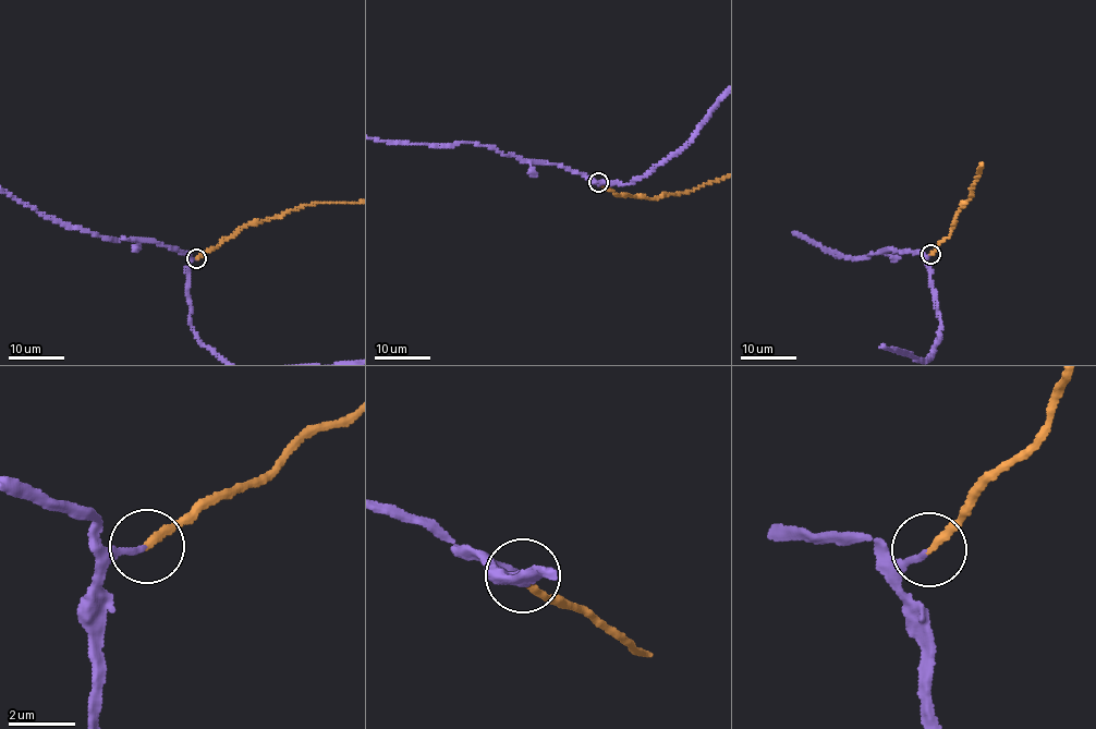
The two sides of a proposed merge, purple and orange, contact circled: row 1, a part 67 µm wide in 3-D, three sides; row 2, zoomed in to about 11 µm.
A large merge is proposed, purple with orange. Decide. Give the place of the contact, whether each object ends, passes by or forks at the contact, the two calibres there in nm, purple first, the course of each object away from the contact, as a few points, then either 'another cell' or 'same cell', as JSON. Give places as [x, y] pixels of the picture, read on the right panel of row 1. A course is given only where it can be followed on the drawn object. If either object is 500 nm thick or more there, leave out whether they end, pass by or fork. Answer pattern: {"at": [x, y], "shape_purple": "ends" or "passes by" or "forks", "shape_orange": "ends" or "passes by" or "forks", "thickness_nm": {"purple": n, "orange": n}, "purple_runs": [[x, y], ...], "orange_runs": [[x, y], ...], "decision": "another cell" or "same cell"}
{"at": [930, 254], "shape_purple": "ends", "shape_orange": "ends", "thickness_nm": {"purple": 160, "orange": 200}, "decision": "same cell"}

